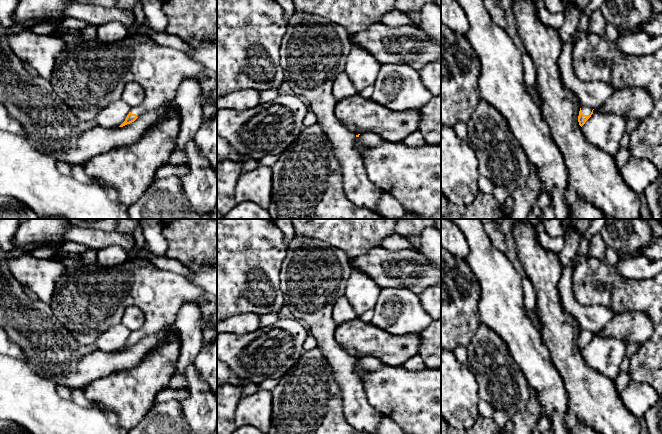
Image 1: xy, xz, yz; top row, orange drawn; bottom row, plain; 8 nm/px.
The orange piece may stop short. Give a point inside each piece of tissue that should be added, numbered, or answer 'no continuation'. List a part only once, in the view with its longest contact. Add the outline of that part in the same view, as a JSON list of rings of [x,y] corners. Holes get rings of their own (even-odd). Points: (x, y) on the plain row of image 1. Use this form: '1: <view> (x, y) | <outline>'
1: yz (586, 334) | [[[580,329],[580,332],[581,332],[582,337],[583,337],[584,339],[590,339],[591,336],[592,336],[592,334],[593,334],[591,331],[589,331],[589,330],[584,330],[584,329]]]

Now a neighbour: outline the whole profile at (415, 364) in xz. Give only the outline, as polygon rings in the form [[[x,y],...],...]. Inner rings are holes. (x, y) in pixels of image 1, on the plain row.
[[[417,354],[407,360],[402,367],[409,372],[419,372],[426,368],[424,360]]]

